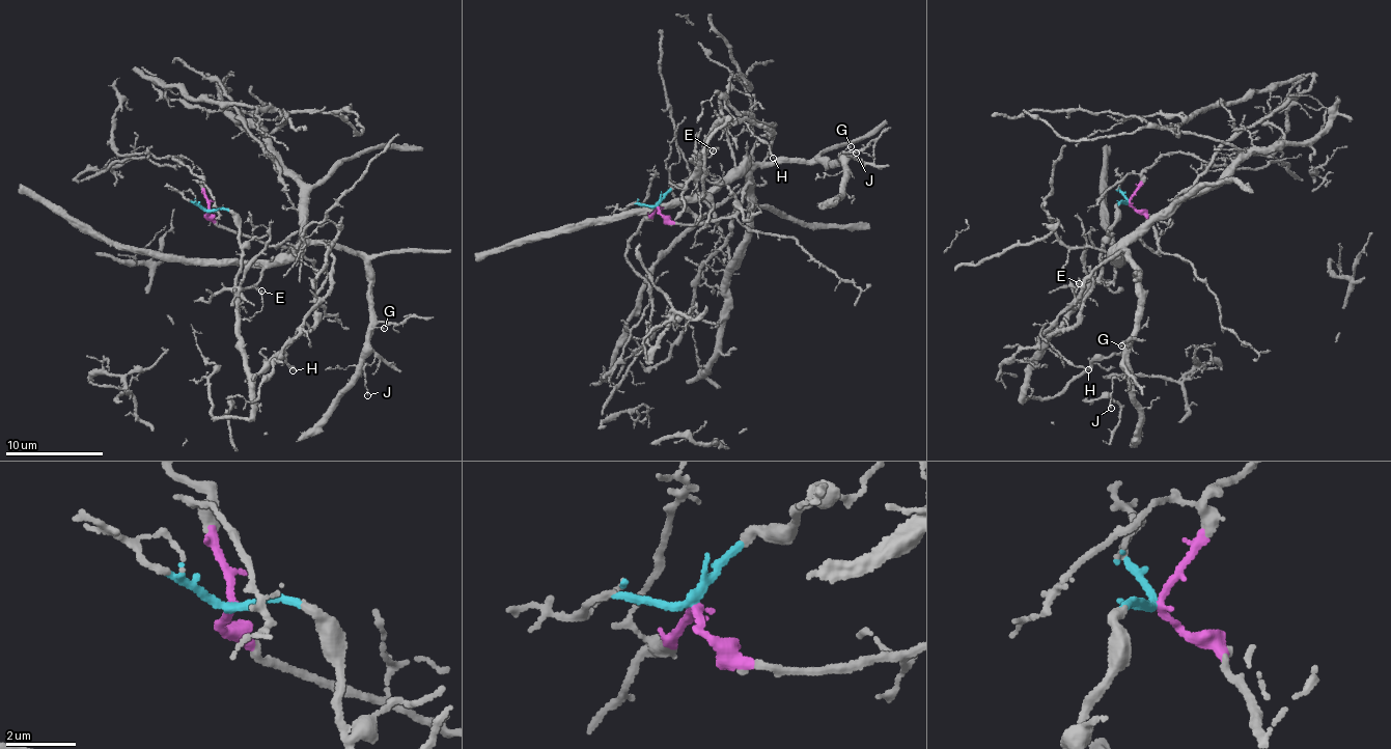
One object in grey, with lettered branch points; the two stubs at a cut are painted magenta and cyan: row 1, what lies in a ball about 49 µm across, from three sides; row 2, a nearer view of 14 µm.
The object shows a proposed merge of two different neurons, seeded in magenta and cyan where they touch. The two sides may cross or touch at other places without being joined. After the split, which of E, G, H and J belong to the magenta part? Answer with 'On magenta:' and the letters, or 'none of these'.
On magenta: G, J

